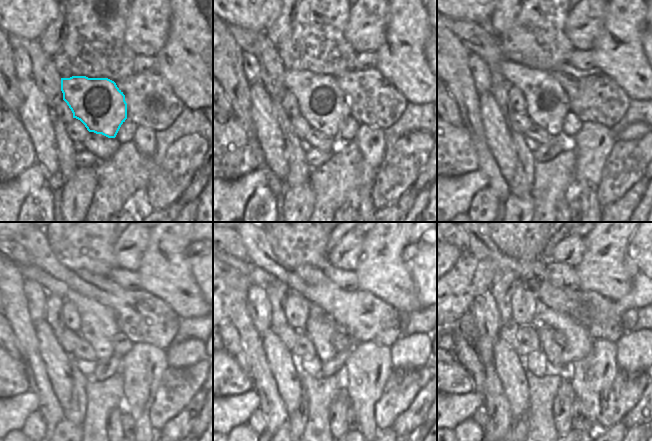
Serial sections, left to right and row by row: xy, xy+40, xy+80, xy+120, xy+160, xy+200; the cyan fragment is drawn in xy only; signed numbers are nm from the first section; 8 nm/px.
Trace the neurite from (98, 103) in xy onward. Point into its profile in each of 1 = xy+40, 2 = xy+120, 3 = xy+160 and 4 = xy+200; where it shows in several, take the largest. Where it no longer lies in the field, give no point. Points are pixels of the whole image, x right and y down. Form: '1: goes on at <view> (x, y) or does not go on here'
1: goes on at xy+40 (322, 103)
2: goes on at xy+120 (98, 326)
3: goes on at xy+160 (320, 327)
4: goes on at xy+200 (552, 350)

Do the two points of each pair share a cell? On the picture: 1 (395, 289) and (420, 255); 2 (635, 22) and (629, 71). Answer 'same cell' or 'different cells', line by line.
1: different cells
2: same cell

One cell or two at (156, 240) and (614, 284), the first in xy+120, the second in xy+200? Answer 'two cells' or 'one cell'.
one cell

